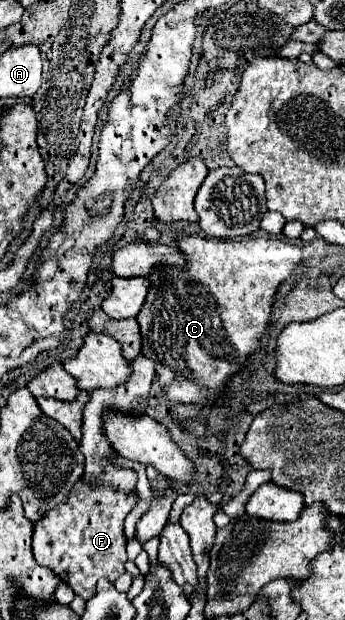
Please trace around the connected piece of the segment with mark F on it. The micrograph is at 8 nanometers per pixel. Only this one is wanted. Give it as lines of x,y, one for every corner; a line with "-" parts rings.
94,479
80,481
70,489
66,503
56,505
34,523
32,533
32,553
38,565
48,567
58,575
60,581
68,583
76,595
90,599
96,593
96,581
106,577
116,581
124,573
124,563
128,560
124,537
124,519
132,507
140,501
138,493
116,491
110,485
98,485

